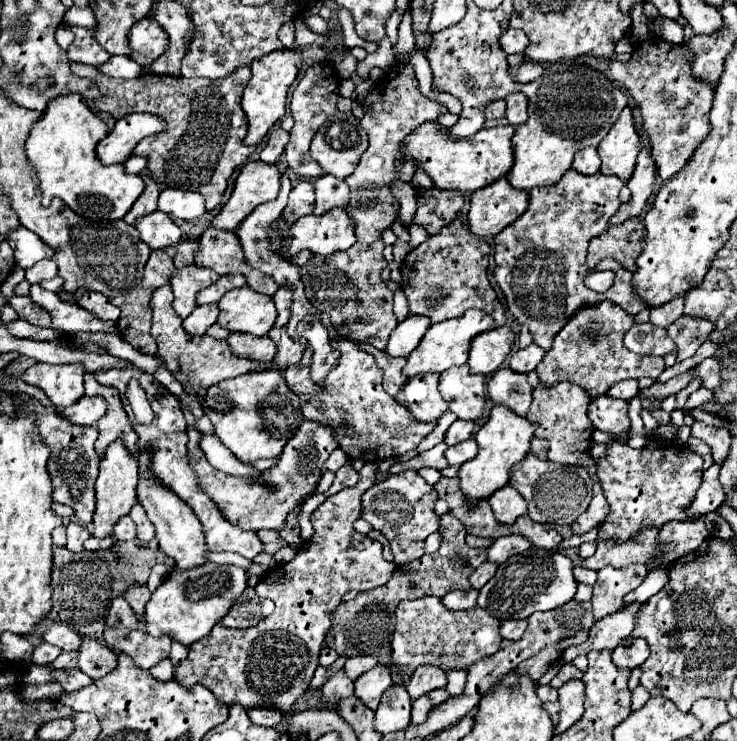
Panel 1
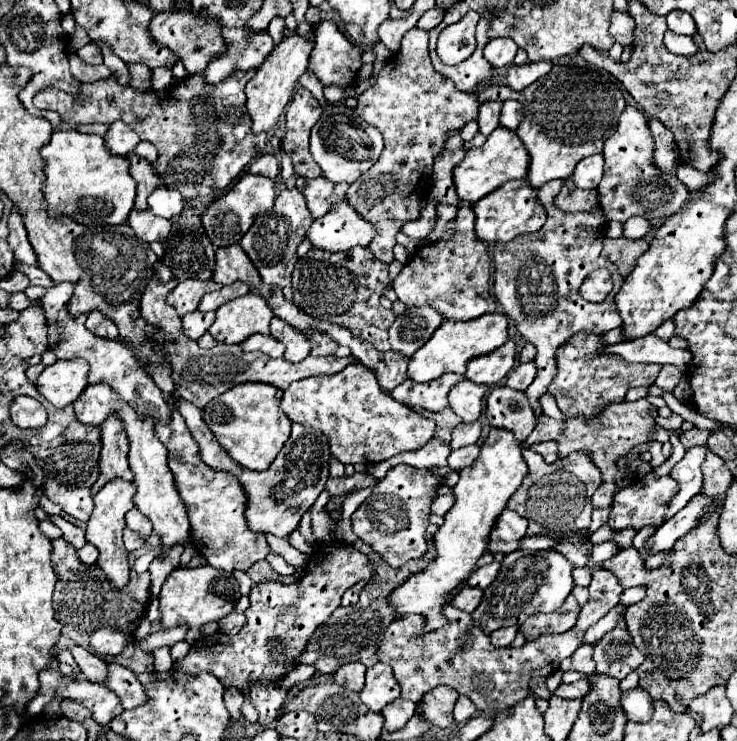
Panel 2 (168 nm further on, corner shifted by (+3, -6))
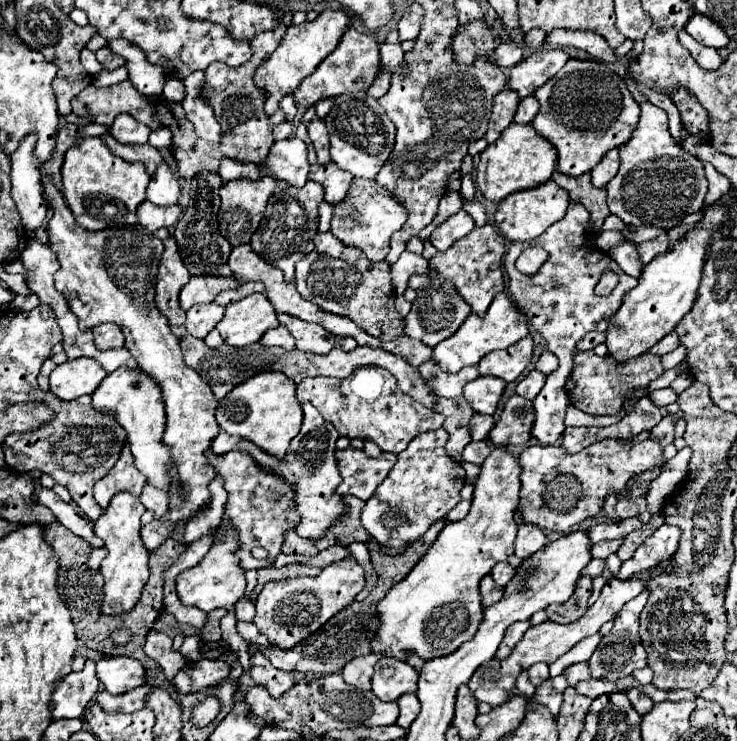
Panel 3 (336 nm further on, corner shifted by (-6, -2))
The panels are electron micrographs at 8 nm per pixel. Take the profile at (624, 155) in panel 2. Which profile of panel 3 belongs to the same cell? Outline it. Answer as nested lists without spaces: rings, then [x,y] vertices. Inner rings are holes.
[[[641,102],[639,124],[619,152],[621,168],[607,184],[607,204],[611,214],[619,216],[627,226],[655,226],[671,230],[687,214],[703,208],[703,198],[707,194],[703,162],[683,152],[683,148],[671,138],[665,110],[651,106],[651,102]]]

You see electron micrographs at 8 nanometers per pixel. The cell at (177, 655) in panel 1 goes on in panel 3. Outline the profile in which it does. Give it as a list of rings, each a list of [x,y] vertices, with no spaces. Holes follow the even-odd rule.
[[[185,636],[185,642],[179,648],[179,652],[183,652],[183,656],[187,656],[189,660],[199,660],[203,656],[201,638],[199,636]]]

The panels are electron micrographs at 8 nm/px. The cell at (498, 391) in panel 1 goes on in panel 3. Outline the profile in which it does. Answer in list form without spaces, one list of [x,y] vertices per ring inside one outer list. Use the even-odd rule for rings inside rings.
[[[511,396],[487,440],[493,442],[493,446],[525,444],[531,438],[533,418],[533,402],[521,396]]]

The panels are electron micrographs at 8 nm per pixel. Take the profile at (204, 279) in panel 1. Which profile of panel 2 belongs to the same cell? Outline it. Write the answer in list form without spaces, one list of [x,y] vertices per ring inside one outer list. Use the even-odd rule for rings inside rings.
[[[188,278],[188,280],[178,282],[178,286],[168,294],[168,304],[174,306],[180,316],[184,316],[198,308],[198,302],[206,292],[214,292],[218,288],[222,288],[222,284],[214,280],[202,282],[196,278]]]

